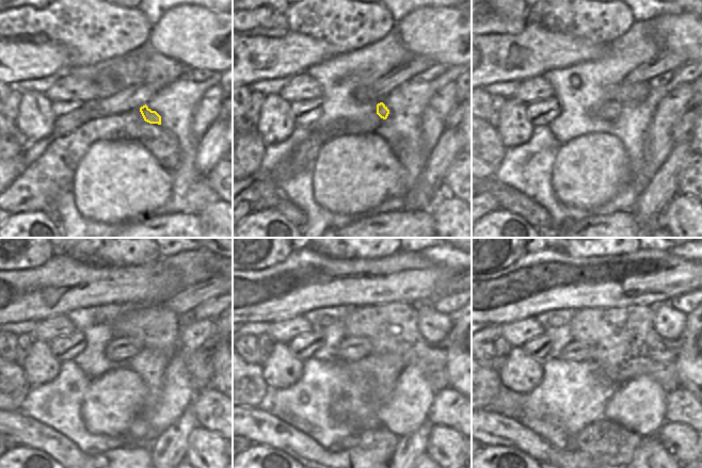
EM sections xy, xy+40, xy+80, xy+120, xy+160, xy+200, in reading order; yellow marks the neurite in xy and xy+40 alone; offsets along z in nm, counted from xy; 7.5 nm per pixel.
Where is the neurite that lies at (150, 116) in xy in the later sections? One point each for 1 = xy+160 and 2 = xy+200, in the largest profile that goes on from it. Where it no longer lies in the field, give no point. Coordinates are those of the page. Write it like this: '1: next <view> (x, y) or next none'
1: next xy+160 (352, 349)
2: next xy+200 (576, 351)

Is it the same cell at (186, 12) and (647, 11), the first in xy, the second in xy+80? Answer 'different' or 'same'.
different

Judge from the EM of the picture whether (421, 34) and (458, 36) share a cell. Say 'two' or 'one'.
one

